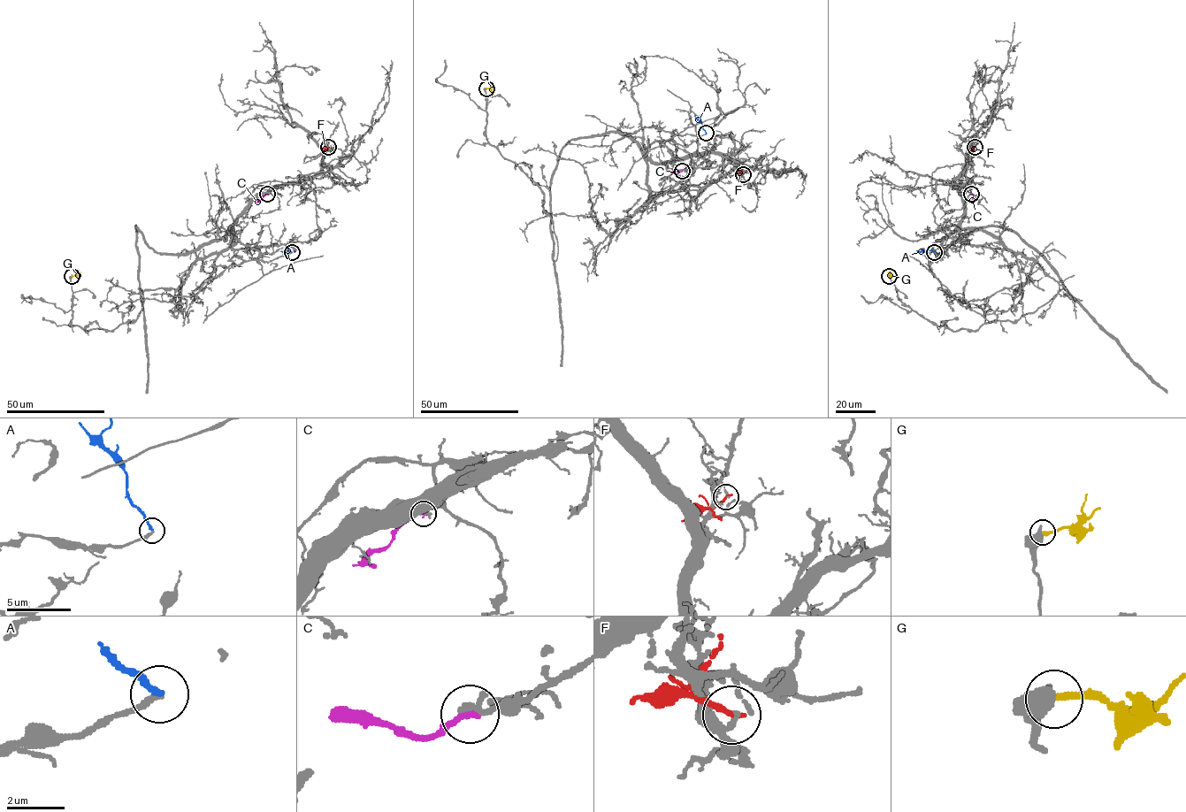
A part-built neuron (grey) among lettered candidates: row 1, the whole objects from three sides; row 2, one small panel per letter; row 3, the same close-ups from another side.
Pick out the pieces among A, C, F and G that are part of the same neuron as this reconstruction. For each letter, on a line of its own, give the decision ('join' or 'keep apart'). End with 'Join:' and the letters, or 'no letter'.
A: join
C: keep apart
F: keep apart
G: keep apart
Join: A

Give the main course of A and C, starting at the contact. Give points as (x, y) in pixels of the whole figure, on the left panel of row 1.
A: (292, 252), (280, 251)
C: (267, 194), (256, 202)

